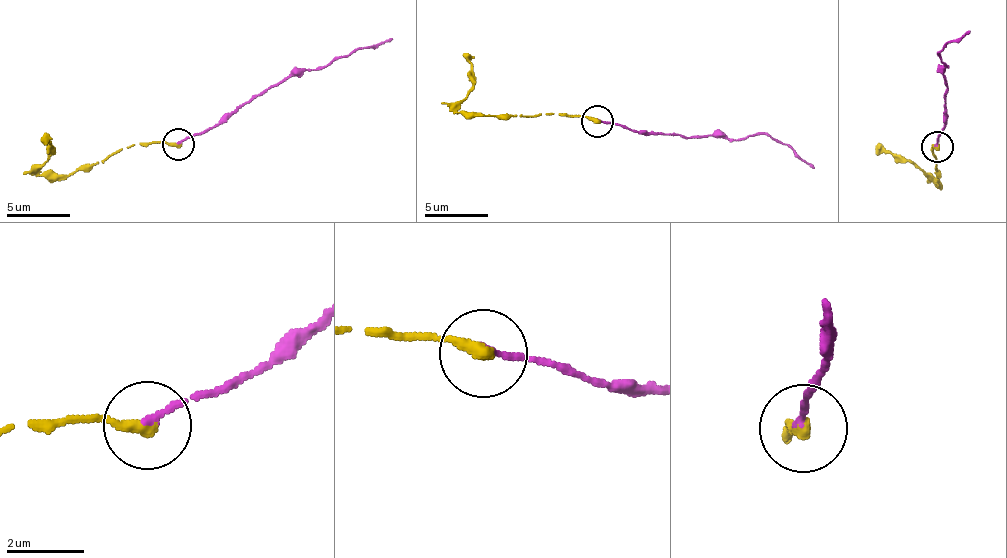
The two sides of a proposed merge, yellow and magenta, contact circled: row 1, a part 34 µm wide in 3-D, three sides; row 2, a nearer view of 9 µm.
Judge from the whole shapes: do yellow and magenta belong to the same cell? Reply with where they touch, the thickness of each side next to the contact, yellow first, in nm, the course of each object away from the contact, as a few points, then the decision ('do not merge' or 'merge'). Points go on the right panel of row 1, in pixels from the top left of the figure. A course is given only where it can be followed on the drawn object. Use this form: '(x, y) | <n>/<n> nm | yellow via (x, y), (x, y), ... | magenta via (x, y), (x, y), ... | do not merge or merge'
(937, 147) | 360/170 nm | yellow via (937, 146), (932, 148), (937, 168), (937, 183), (908, 160), (895, 160), (876, 145) | magenta via (937, 146), (944, 125), (948, 84), (944, 74), (945, 67), (938, 53), (970, 32) | merge

